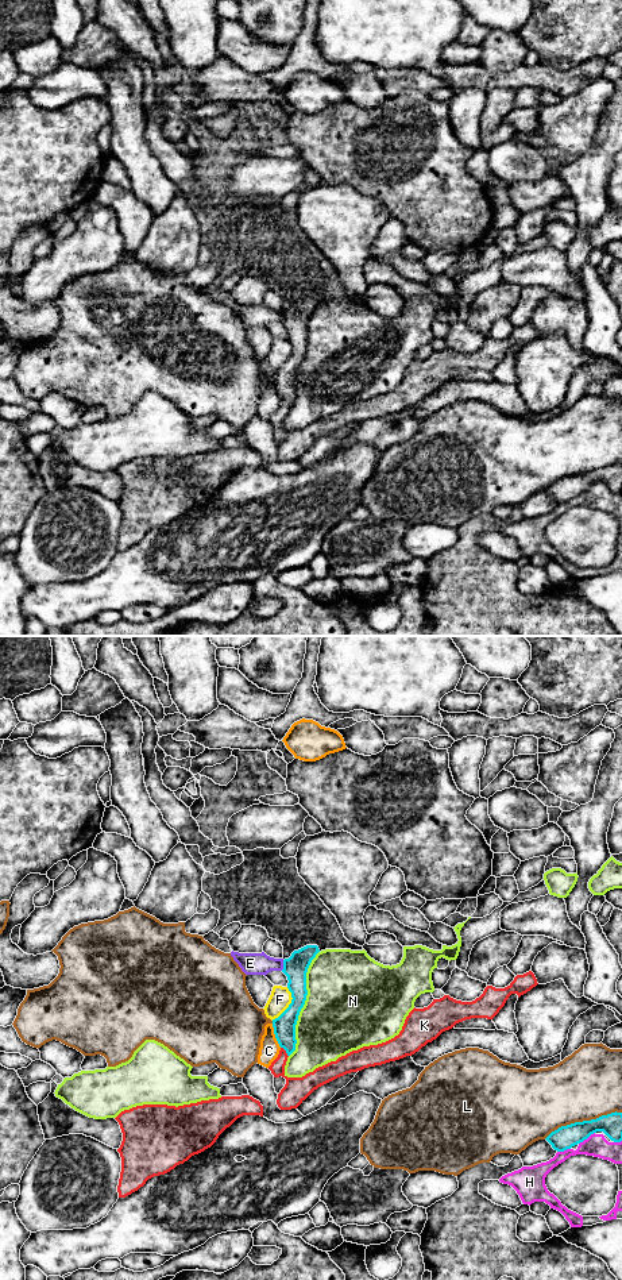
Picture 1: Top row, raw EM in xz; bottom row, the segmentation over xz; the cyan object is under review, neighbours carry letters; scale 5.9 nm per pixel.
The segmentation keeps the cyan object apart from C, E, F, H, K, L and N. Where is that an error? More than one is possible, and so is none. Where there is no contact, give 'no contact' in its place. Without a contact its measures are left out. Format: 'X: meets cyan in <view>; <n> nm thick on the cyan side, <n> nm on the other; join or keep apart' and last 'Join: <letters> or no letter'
C: meets cyan in xz; 130 nm thick on the cyan side, 120 nm on the other; keep apart
E: meets cyan in xz; 140 nm thick on the cyan side, 130 nm on the other; keep apart
F: meets cyan in xz; 140 nm thick on the cyan side, 130 nm on the other; keep apart
H: meets cyan in xz; 140 nm thick on the cyan side, 140 nm on the other; keep apart
K: meets cyan in xz; 130 nm thick on the cyan side, 150 nm on the other; keep apart
L: meets cyan in xz; 140 nm thick on the cyan side, 400 nm on the other; keep apart
N: meets cyan in xz; 140 nm thick on the cyan side, 480 nm on the other; keep apart
Join: no letter

